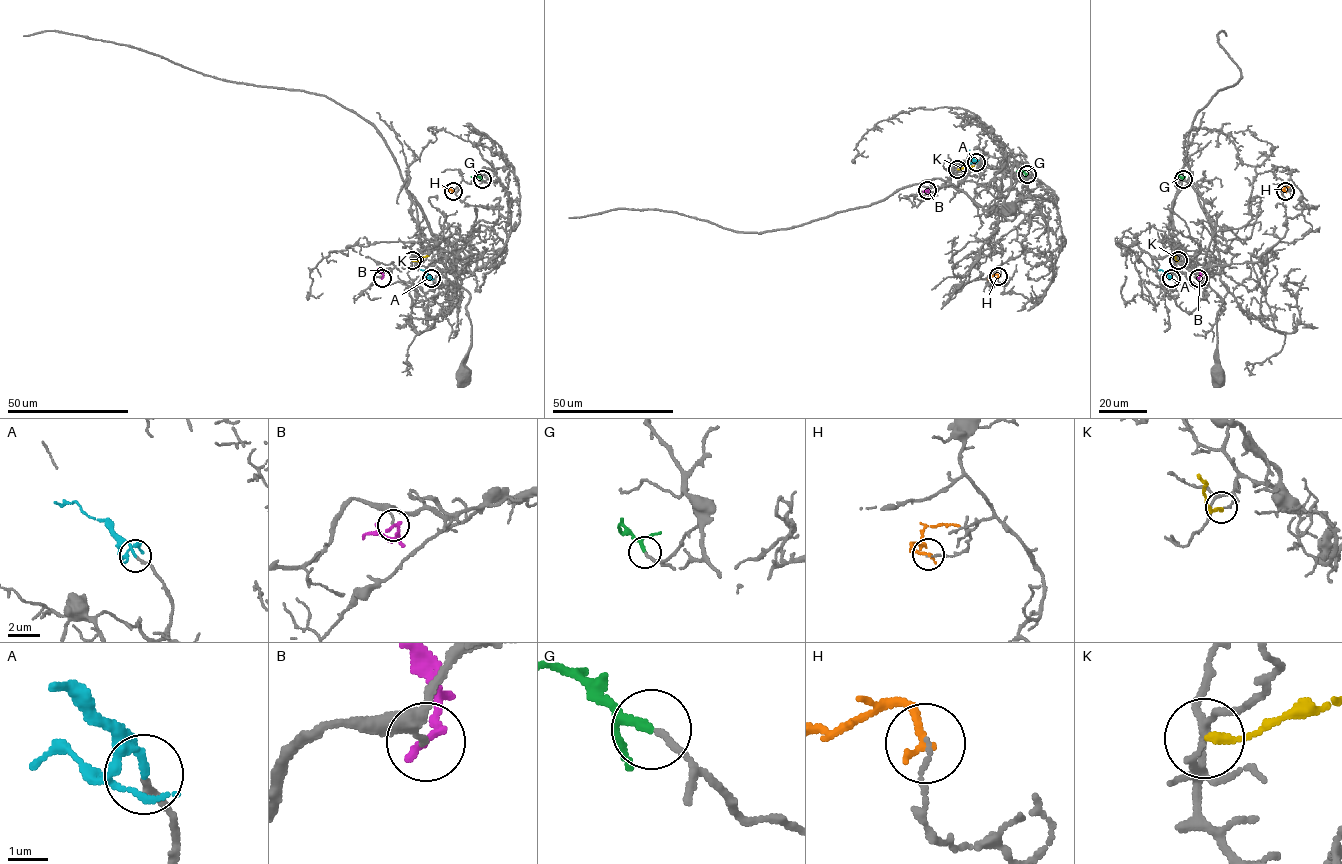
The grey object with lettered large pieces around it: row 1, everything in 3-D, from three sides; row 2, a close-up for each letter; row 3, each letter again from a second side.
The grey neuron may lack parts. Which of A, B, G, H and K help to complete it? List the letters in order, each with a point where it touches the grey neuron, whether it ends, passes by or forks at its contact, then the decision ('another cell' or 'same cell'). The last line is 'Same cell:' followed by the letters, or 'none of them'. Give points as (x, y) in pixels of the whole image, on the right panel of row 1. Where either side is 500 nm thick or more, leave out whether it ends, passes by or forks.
A: meets grey at (1171, 278); it ends there; same cell
B: meets grey at (1198, 278); it ends there; another cell
G: meets grey at (1183, 179); it ends there; same cell
H: meets grey at (1285, 191); it ends there; another cell
K: meets grey at (1178, 260); it ends there; same cell
Same cell: A, G, K

